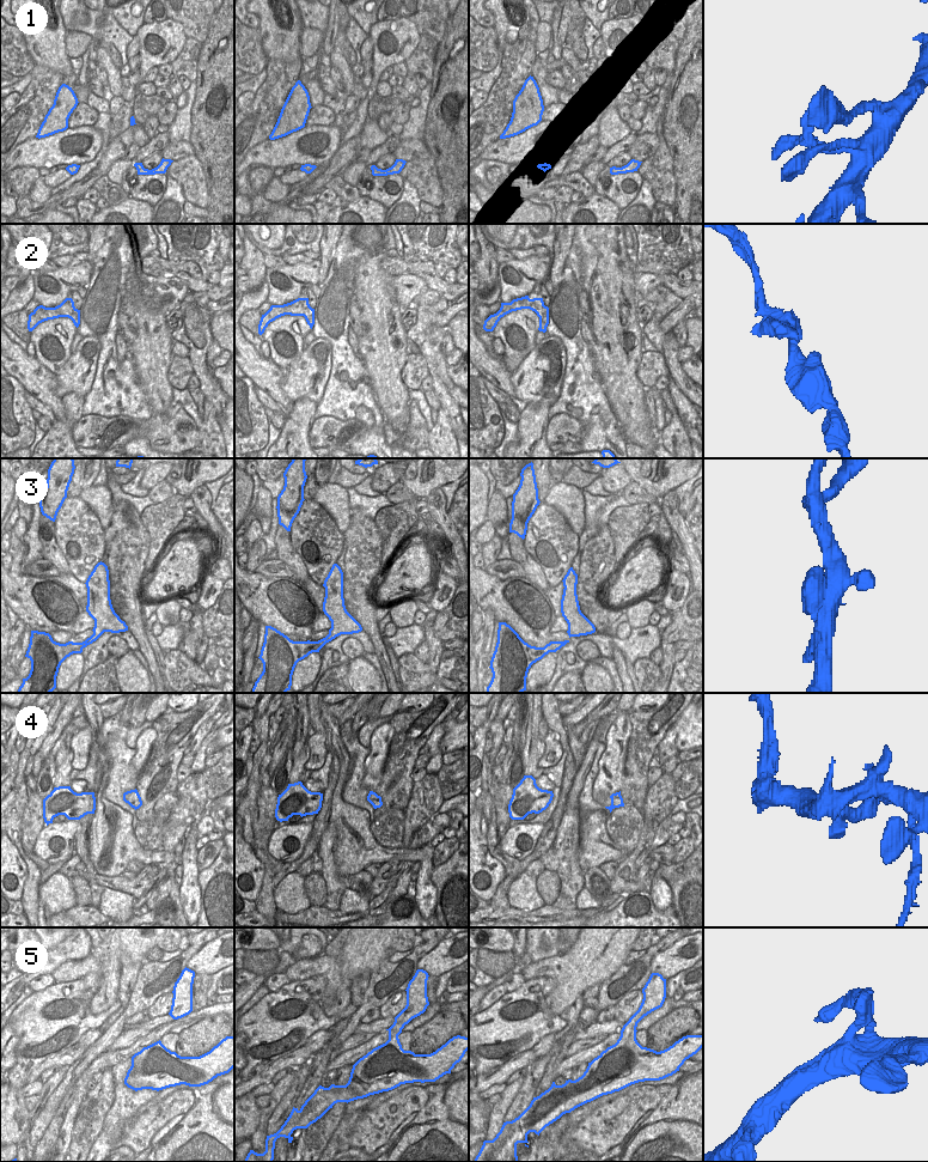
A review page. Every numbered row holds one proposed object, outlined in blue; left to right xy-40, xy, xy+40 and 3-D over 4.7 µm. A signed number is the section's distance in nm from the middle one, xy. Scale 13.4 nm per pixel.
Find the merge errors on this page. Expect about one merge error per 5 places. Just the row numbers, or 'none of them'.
4

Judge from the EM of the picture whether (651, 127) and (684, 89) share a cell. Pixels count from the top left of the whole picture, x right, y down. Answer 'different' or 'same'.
different

